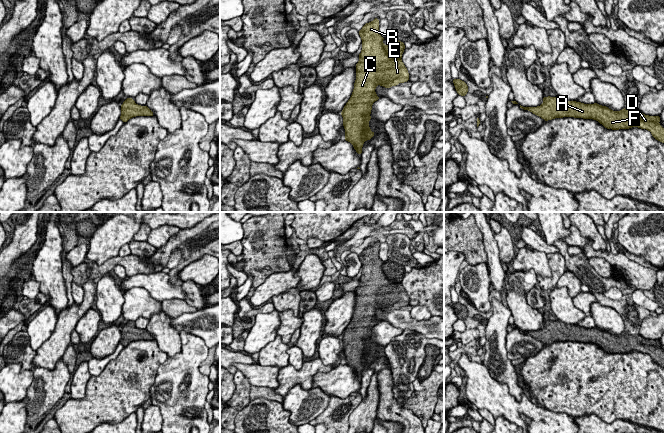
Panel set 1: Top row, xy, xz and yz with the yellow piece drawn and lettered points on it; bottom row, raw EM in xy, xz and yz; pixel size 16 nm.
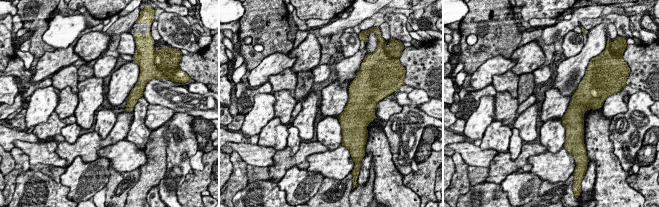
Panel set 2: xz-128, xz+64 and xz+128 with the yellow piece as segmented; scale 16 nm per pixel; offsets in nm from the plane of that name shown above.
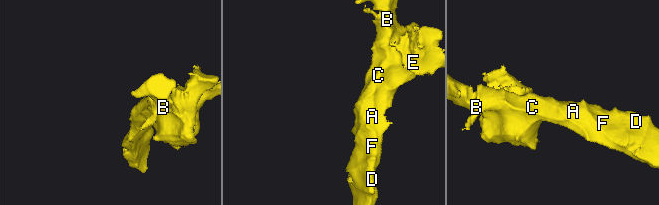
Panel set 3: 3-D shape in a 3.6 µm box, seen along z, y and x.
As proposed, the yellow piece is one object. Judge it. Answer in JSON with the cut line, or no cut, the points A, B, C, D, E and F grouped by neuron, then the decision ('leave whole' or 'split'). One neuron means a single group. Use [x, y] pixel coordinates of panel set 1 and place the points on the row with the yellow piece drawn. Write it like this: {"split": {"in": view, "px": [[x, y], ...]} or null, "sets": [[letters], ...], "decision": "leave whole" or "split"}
{"split": null, "sets": [["A", "B", "C", "D", "E", "F"]], "decision": "leave whole"}

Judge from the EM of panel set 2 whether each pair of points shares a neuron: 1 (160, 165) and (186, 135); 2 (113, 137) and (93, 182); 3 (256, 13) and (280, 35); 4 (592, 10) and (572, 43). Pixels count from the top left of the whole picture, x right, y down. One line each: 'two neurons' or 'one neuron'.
1: two neurons
2: two neurons
3: one neuron
4: two neurons

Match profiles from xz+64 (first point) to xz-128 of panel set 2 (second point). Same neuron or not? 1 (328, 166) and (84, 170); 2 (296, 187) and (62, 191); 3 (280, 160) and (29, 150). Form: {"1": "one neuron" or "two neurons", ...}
{"1": "two neurons", "2": "two neurons", "3": "two neurons"}

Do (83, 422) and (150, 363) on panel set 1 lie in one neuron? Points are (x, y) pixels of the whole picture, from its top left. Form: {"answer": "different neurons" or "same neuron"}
{"answer": "same neuron"}

